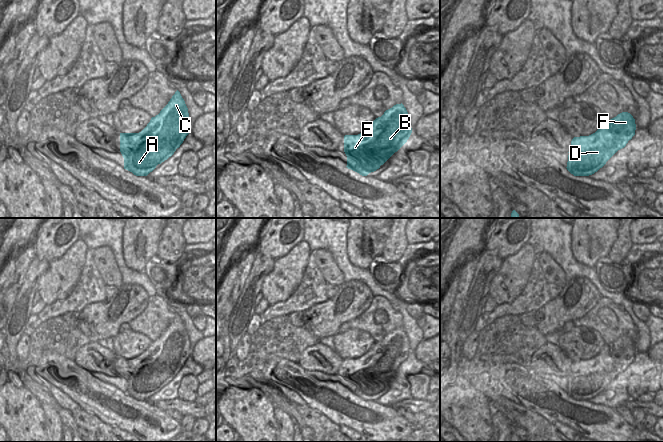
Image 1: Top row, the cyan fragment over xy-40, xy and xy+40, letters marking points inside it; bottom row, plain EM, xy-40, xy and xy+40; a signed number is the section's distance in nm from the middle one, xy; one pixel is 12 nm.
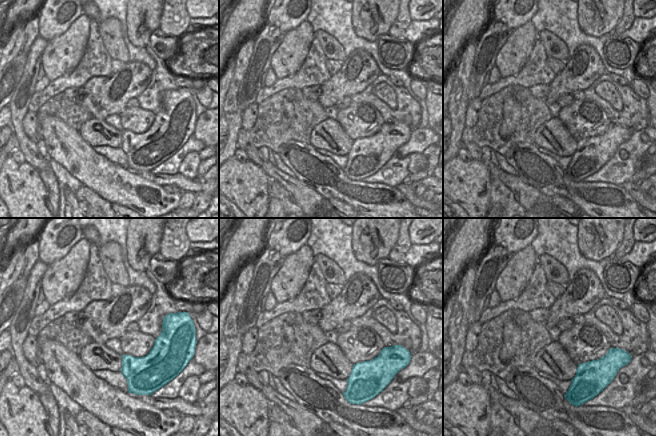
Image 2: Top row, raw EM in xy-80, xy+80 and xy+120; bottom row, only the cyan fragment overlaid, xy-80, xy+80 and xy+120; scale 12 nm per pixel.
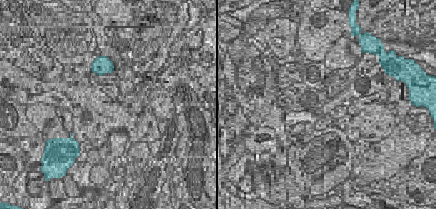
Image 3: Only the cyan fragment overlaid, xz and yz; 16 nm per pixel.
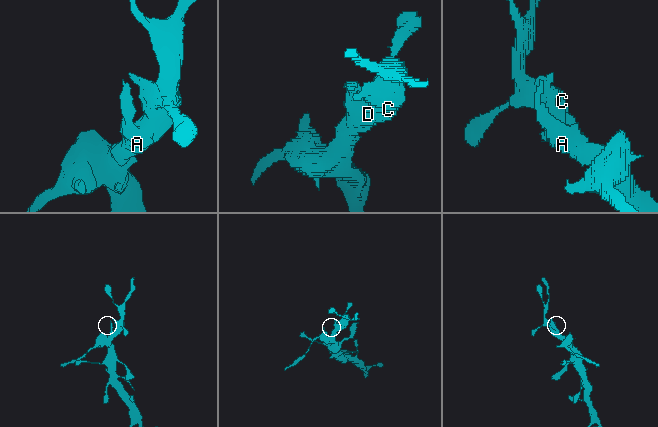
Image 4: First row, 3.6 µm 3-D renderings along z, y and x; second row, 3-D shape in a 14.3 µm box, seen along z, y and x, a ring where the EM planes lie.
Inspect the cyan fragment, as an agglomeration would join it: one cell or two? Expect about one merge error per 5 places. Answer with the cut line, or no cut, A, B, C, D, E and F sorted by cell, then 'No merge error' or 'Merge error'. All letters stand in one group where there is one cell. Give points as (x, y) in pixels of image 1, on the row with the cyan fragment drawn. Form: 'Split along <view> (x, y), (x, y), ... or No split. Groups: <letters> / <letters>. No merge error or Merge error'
No split. Groups: A B C D E F. No merge error.

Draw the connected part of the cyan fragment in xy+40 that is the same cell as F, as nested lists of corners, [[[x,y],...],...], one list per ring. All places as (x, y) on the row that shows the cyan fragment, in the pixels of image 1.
[[[622,112],[604,120],[600,128],[589,136],[574,137],[569,150],[567,170],[574,176],[589,176],[602,168],[635,135],[633,116]]]

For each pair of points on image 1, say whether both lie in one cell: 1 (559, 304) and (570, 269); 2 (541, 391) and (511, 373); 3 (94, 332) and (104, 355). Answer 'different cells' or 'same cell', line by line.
1: different cells
2: same cell
3: different cells

